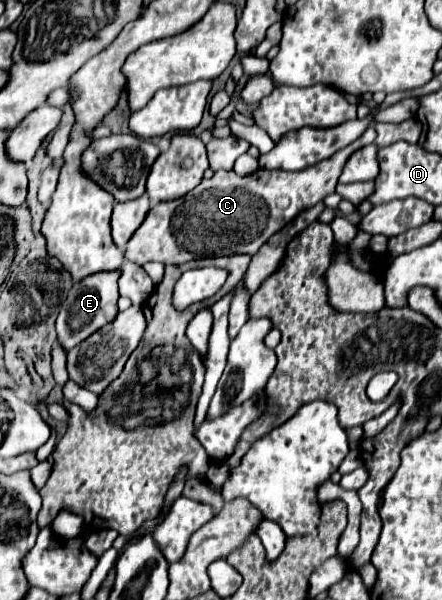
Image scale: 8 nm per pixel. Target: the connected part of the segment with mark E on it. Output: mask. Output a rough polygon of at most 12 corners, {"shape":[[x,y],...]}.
{"shape":[[123,268],[75,282],[57,316],[65,350],[117,316]]}

